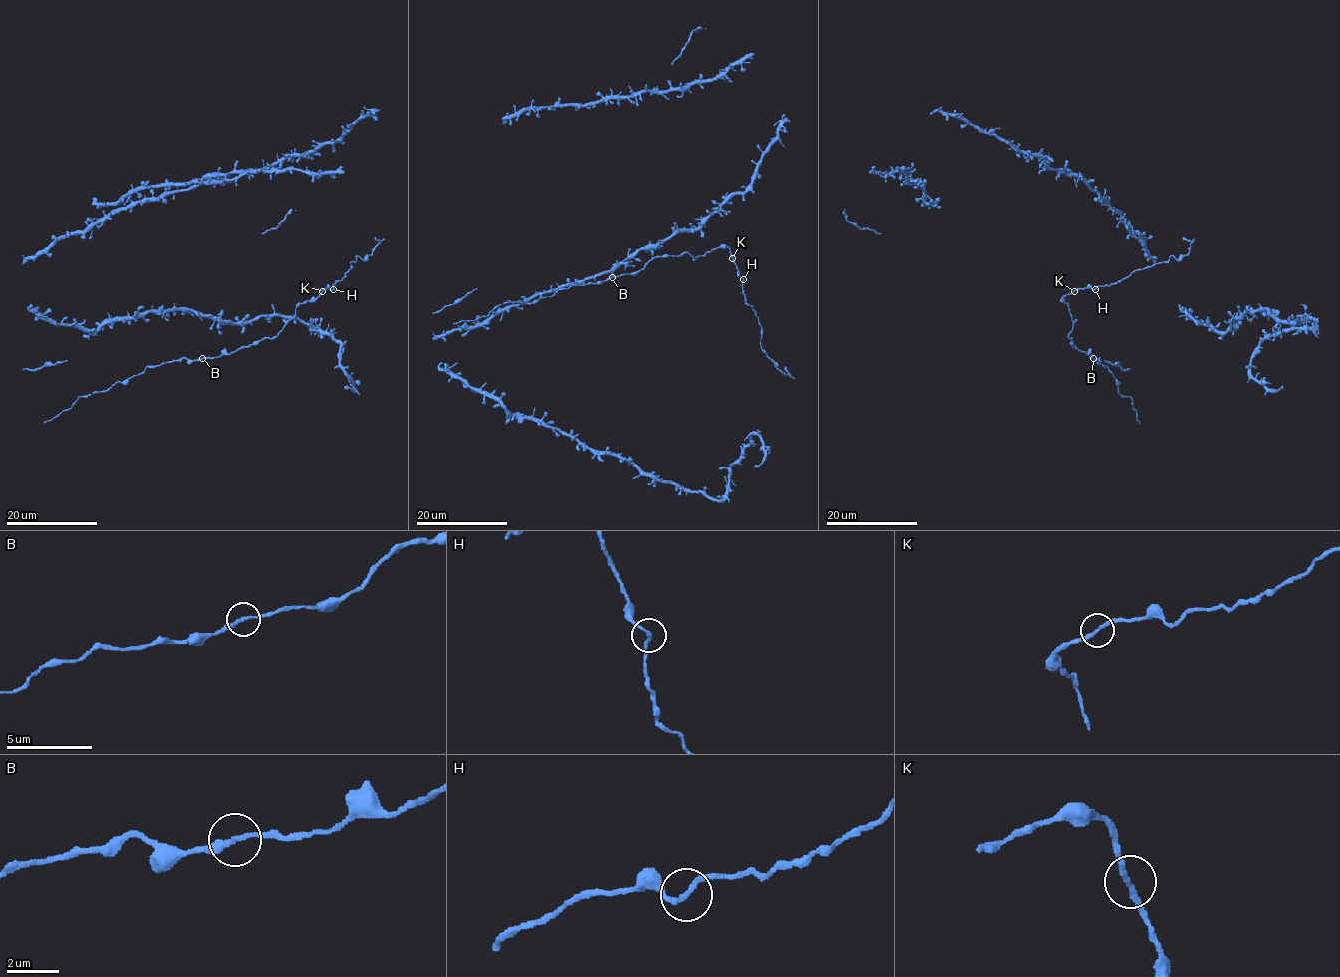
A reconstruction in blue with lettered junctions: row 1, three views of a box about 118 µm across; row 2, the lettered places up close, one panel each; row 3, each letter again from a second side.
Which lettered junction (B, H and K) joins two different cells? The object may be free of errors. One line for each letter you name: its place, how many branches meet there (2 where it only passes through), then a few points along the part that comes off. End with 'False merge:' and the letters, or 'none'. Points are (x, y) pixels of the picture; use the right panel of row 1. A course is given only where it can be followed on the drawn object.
False merge: none

